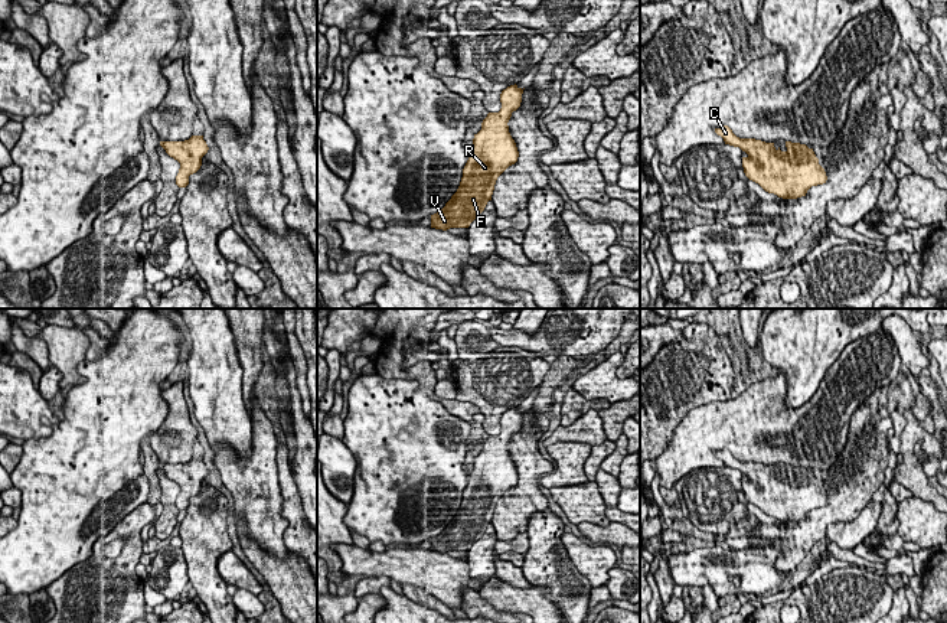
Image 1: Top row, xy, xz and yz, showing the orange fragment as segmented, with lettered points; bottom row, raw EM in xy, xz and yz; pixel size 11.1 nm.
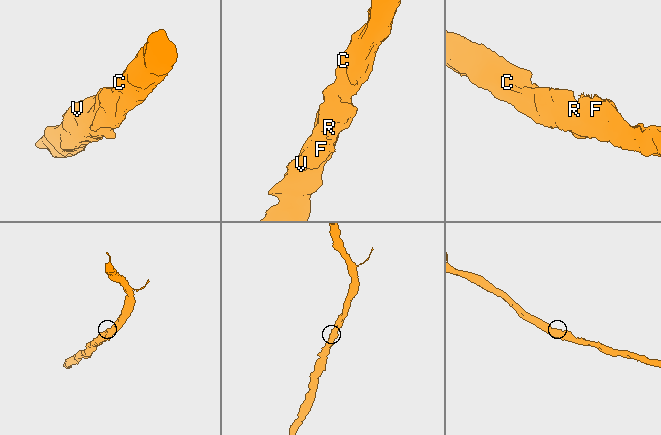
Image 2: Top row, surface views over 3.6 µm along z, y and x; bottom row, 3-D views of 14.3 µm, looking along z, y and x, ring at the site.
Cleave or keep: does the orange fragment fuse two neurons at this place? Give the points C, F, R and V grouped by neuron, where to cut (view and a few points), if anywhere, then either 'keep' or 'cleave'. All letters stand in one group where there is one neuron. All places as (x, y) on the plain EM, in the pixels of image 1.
groups C F R V; cut none; keep

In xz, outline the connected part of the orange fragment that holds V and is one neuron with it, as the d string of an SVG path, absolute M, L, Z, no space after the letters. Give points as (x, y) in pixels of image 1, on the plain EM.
M516 407L502 414L500 434L489 436L481 453L474 457L460 509L445 529L431 538L431 551L468 551L492 523L497 500L519 480L507 446L520 430L522 417L523 412Z

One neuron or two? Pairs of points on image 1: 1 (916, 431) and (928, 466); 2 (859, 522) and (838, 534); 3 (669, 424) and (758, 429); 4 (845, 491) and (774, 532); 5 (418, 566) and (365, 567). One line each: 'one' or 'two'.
1: two
2: one
3: two
4: one
5: one

